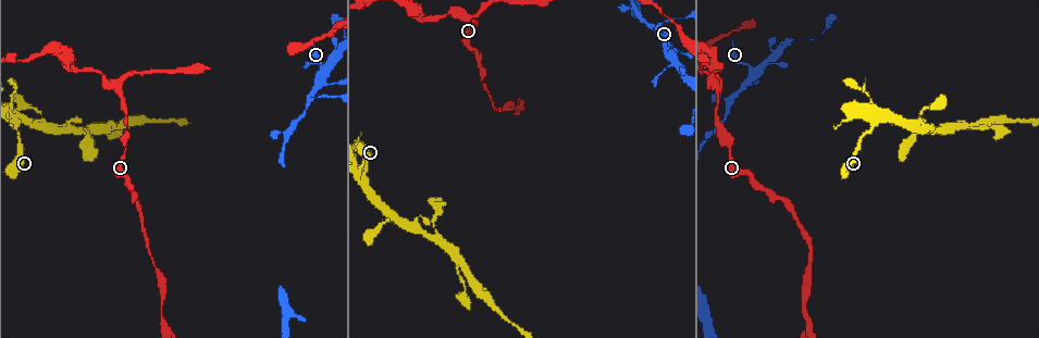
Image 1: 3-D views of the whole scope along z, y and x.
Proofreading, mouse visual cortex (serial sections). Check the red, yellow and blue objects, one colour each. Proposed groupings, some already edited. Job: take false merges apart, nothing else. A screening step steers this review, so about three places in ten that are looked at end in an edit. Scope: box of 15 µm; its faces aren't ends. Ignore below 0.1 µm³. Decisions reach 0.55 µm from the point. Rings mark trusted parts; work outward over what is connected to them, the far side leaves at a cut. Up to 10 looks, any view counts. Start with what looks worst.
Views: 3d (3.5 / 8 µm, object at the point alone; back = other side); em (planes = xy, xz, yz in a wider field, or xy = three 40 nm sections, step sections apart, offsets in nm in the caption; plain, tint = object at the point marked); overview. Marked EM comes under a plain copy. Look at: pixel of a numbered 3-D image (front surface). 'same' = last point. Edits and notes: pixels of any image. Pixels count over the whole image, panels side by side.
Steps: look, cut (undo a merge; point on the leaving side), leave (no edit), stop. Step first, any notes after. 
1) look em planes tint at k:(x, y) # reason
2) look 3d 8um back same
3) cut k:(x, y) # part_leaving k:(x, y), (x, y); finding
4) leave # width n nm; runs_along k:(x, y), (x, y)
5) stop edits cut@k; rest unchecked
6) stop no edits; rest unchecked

look 3d 8um at 1:(362, 177) # a narrow waist

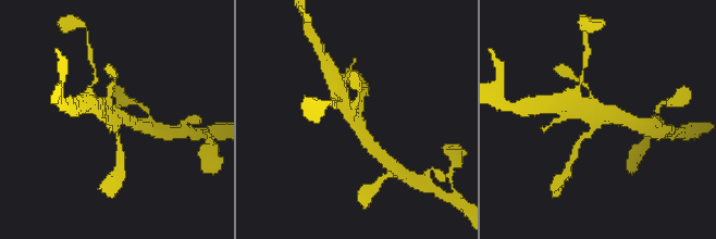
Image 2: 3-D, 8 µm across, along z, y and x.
look em xy step 3 tint at 2:(601, 121) # arms 3; arm_widths 150, 350, 400 nm

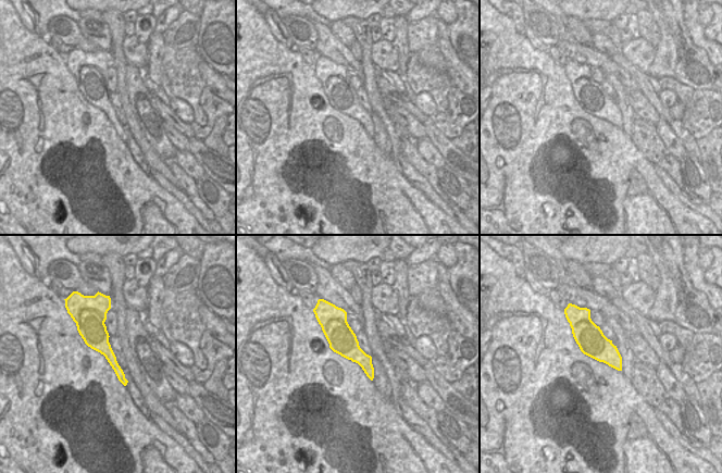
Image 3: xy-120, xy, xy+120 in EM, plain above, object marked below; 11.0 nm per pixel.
leave # runs_along 3:(103, 312), (99, 341), (122, 378); all the same cell

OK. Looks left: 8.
look 3d 3.5um at 1:(435, 239) # a fork

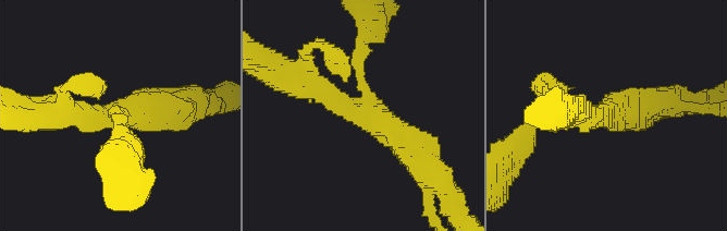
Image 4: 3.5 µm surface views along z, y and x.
look em xy step 3 tint at 4:(360, 113) # now the EM

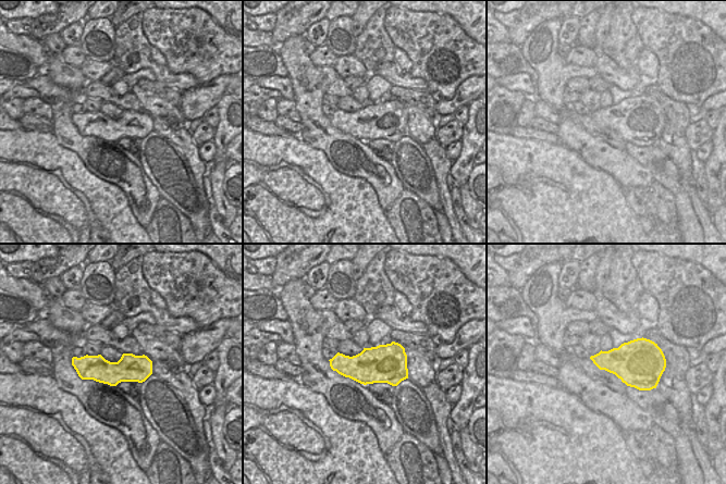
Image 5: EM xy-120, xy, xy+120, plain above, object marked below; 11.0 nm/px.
leave # runs_along 5:(75, 360), (102, 371), (149, 371); continuous, no second cell

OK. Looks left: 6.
look 3d 8um at 1:(656, 29) # three arms meet

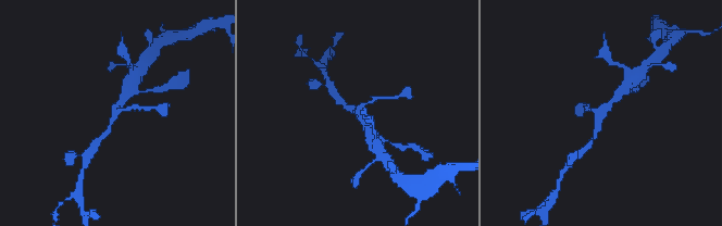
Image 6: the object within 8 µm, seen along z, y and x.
look em xy step 2 tint at 6:(357, 112) # arms 3; arm_widths 150, 200, 300 nm; need the tissue

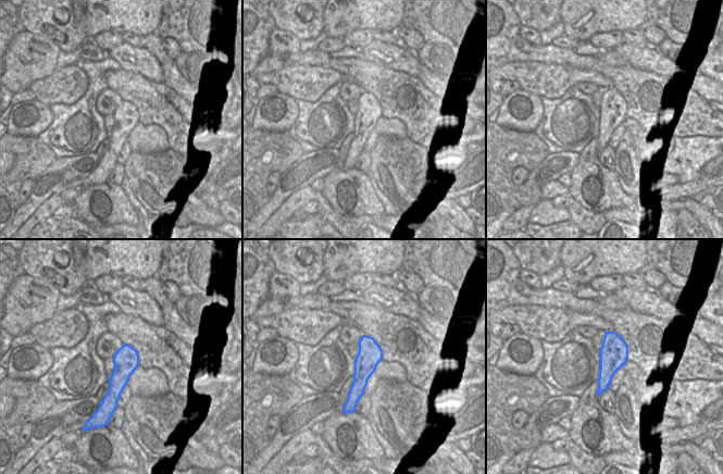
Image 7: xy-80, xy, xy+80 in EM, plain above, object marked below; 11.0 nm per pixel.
leave # runs_along 7:(368, 338), (368, 359), (350, 406); continuous, no second cell

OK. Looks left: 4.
look 3d 3.5um at 1:(717, 88) # abrupt turn

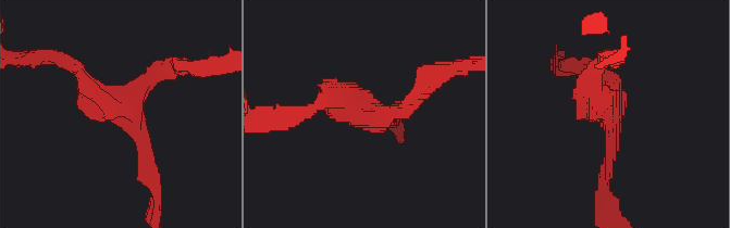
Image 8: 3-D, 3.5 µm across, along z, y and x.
look em xy step 2 tint at 8:(125, 112) # shape alone is not enough

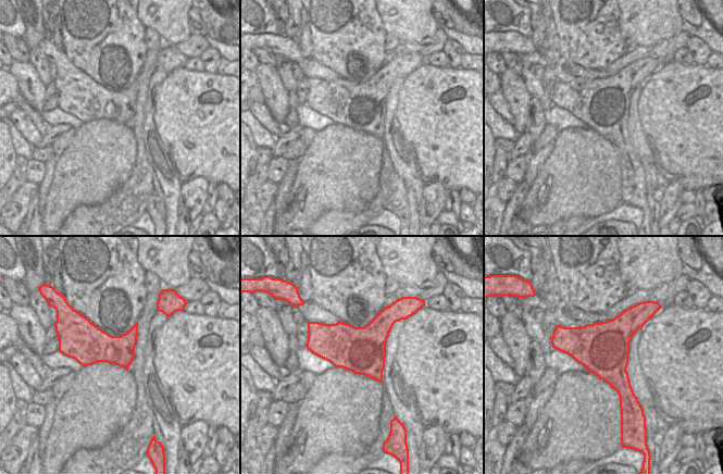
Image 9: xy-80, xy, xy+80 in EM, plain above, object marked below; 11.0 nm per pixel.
leave # runs_along 8:(153, 174), (131, 117), (73, 67); all the same cell

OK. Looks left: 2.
stop no edits; rest unchecked

